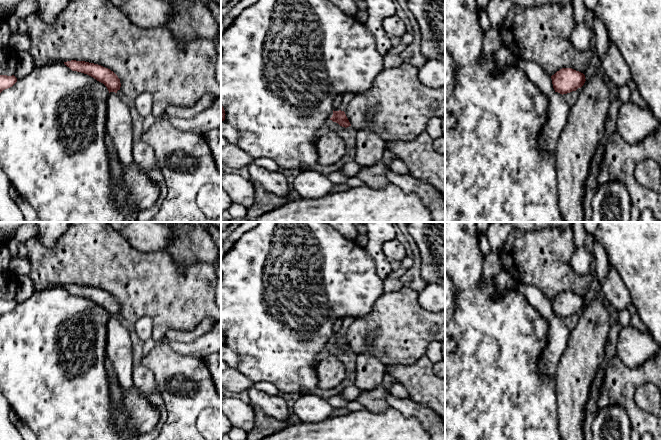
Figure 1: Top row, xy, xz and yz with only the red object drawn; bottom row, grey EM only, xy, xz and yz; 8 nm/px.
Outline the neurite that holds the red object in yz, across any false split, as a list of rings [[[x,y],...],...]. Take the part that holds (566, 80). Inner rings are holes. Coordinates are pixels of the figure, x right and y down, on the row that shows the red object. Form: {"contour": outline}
{"contour": [[[562,68],[551,76],[555,92],[567,94],[581,88],[585,83],[585,75],[572,68]]]}

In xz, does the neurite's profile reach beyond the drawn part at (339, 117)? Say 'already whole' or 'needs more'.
already whole

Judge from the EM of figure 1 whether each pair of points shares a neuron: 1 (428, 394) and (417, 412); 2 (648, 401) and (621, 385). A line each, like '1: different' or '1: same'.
1: different
2: different

